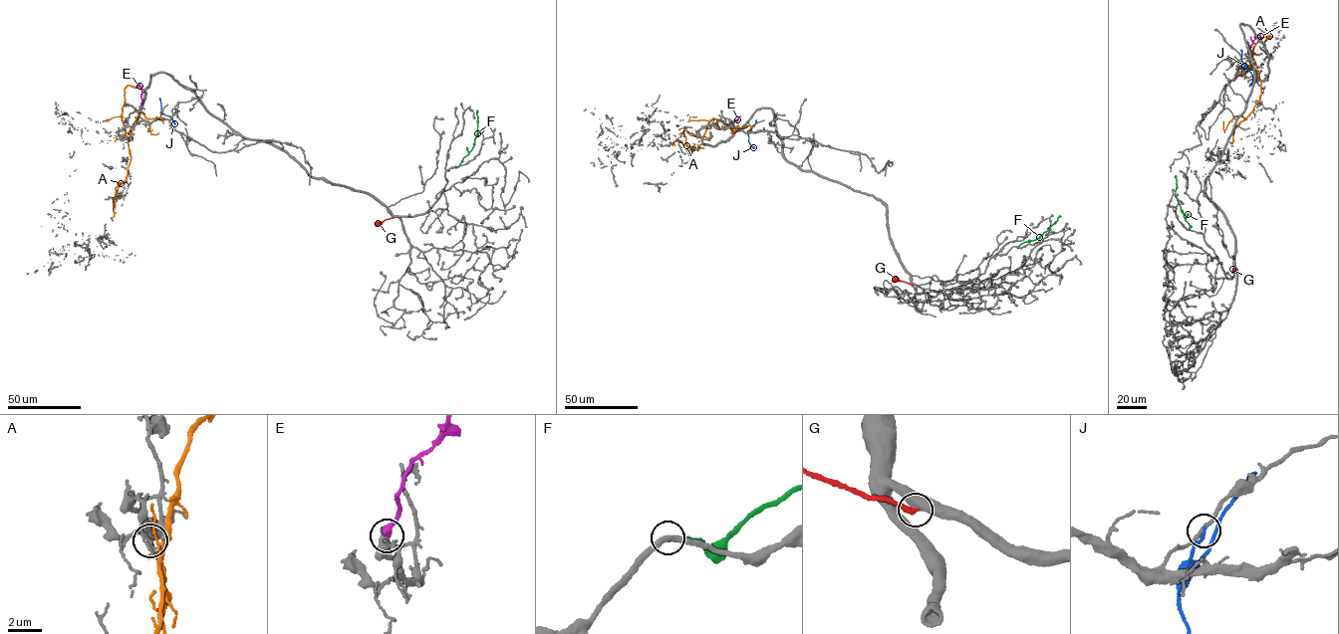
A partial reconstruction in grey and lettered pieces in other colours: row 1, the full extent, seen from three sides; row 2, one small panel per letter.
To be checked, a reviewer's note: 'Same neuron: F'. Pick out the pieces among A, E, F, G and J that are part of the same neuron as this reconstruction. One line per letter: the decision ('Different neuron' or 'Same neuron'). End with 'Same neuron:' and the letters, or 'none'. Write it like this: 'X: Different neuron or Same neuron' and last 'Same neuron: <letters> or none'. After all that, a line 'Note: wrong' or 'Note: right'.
A: Different neuron
E: Different neuron
F: Same neuron
G: Different neuron
J: Different neuron
Same neuron: F
Note: right

